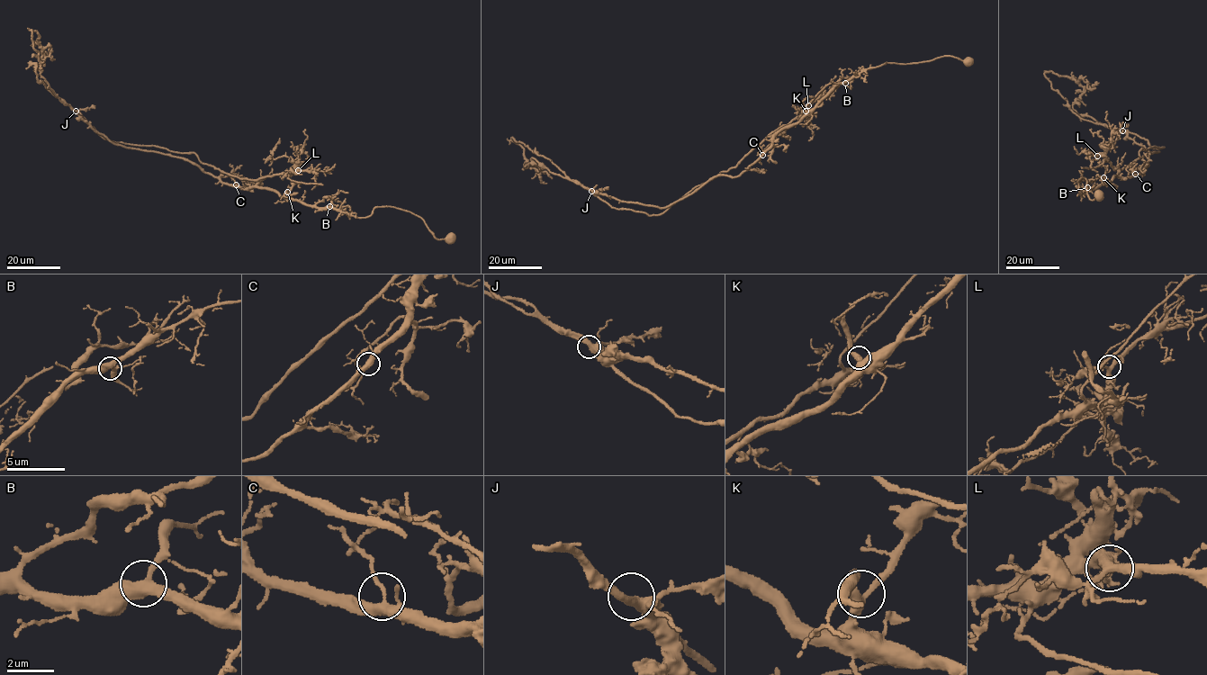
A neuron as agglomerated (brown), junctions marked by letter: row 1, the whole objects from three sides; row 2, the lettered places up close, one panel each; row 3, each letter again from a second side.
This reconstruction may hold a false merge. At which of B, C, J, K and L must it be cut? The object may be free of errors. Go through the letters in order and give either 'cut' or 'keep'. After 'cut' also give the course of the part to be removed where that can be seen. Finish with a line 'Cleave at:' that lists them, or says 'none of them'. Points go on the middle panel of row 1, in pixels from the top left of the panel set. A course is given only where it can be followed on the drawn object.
B: keep
C: keep
J: cut | (591, 191), (613, 207), (662, 214), (805, 115), (815, 99), (832, 93), (835, 76)
K: keep
L: keep
Cleave at: J

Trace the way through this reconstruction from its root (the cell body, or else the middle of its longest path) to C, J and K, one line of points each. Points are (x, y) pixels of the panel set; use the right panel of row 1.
C: (1099, 194), (1092, 201), (1085, 178), (1077, 181), (1079, 195), (1085, 188), (1107, 184), (1113, 176), (1135, 174)
J: (1099, 194), (1092, 201), (1077, 181), (1079, 195), (1136, 176), (1158, 152), (1122, 130)
K: (1099, 194), (1092, 201), (1085, 178), (1077, 181), (1079, 195), (1085, 188), (1093, 190), (1103, 184), (1103, 177)

